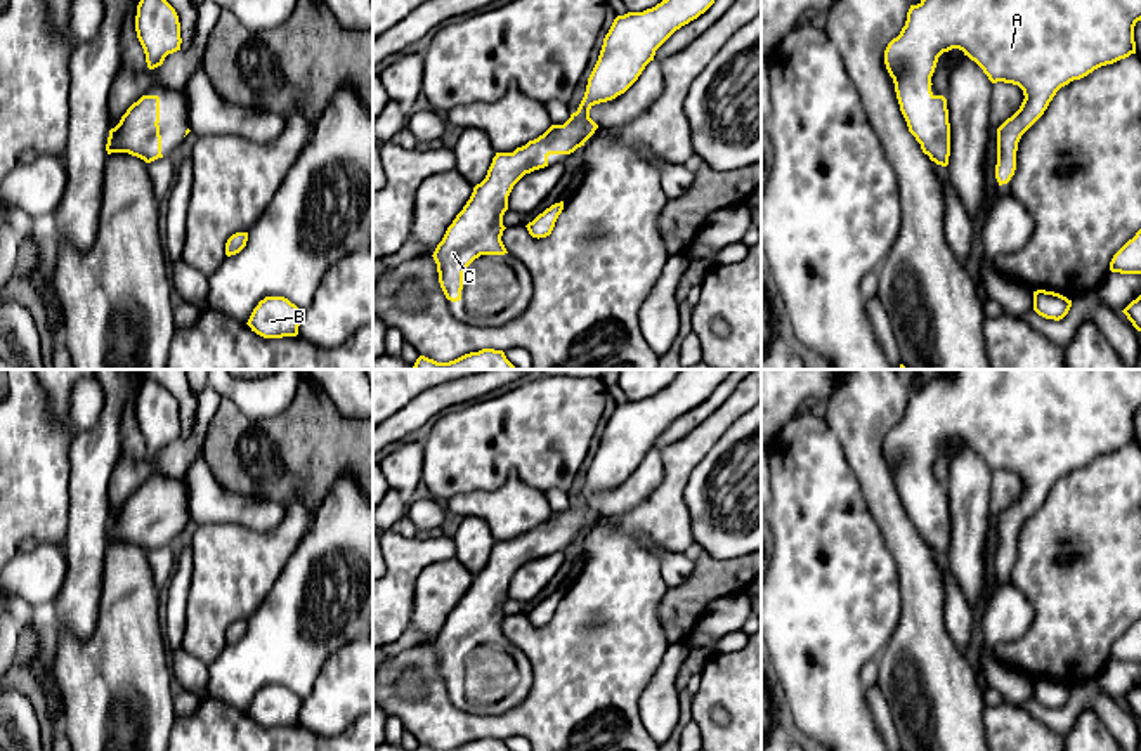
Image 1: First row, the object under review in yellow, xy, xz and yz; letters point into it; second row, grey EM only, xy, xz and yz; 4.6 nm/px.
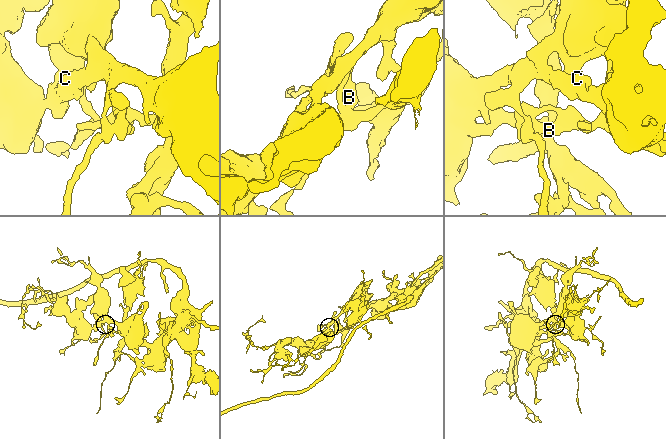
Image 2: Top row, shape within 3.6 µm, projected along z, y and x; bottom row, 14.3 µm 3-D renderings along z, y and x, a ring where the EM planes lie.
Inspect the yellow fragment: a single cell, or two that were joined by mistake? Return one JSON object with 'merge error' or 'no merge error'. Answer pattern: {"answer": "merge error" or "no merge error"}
{"answer": "no merge error"}

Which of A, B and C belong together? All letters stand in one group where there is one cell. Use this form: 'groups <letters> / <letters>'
groups A B C

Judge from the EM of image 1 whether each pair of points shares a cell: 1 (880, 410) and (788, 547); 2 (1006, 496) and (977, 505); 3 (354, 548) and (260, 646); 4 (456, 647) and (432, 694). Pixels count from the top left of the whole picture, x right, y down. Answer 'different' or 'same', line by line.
1: different
2: different
3: same
4: different

